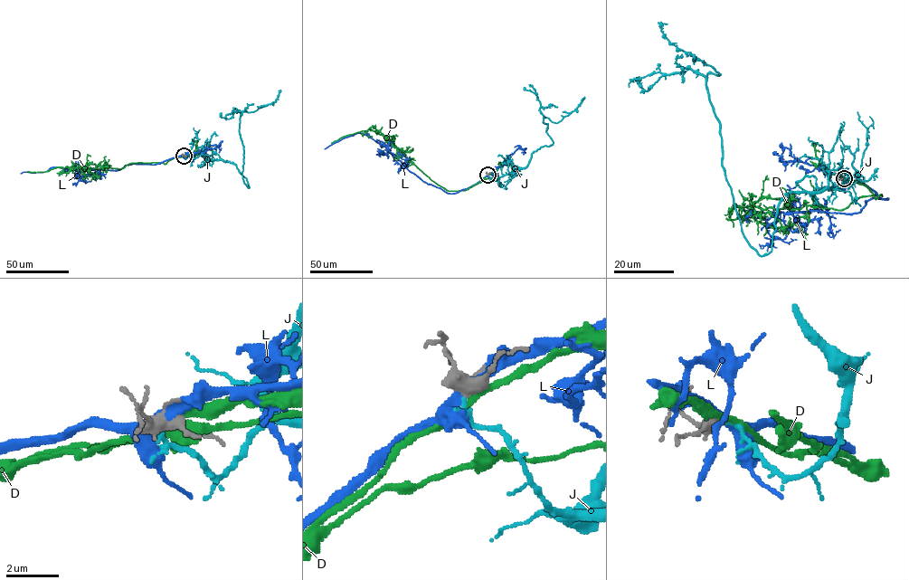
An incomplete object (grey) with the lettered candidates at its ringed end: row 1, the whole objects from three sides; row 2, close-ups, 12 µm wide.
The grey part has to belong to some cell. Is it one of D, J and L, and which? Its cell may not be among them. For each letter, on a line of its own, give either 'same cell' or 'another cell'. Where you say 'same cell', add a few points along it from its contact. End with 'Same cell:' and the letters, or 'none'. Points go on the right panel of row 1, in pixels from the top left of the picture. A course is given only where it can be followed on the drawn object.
D: another cell
J: same cell; course (844, 177), (786, 194), (761, 256), (722, 166), (720, 74), (667, 23)
L: another cell
Same cell: J

